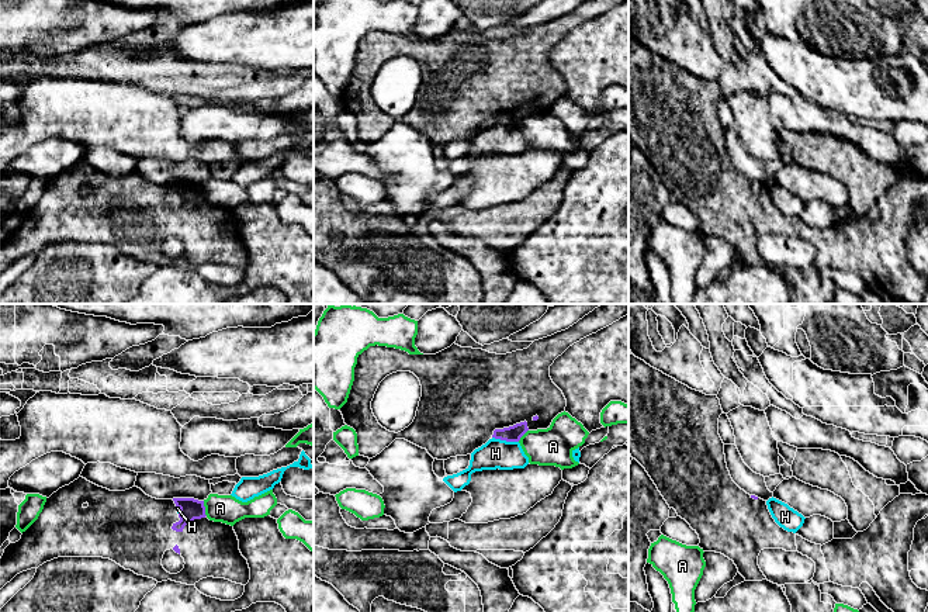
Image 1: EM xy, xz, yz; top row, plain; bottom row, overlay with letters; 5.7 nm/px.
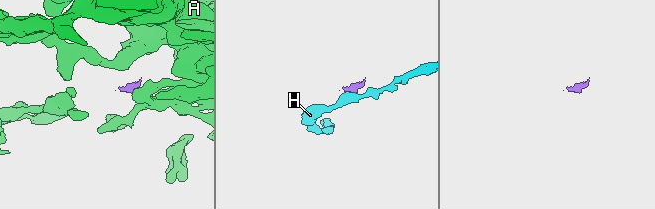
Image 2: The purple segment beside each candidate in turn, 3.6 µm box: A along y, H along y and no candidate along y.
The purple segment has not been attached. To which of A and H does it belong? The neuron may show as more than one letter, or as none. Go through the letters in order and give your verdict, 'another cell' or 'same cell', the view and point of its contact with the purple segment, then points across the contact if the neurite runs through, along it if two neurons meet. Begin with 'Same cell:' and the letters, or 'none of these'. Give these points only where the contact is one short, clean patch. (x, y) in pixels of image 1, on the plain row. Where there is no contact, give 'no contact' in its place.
Same cell: none of these
A: another cell; contact xy (204, 193); border xy (203, 186), (207, 200)
H: another cell; contact xz (505, 124); border xz (492, 121), (501, 125), (518, 127)

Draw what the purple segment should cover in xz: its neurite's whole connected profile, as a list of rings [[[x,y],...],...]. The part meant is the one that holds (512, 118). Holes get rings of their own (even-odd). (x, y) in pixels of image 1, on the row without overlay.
[[[585,0],[568,14],[534,25],[527,34],[506,39],[489,38],[482,34],[461,32],[456,28],[436,39],[409,39],[408,37],[395,32],[378,30],[370,31],[357,42],[354,66],[347,87],[339,96],[343,100],[344,108],[353,113],[357,118],[359,139],[368,144],[380,139],[395,124],[405,124],[422,134],[426,134],[427,138],[437,145],[471,139],[475,134],[481,132],[492,122],[506,127],[519,127],[527,115],[550,113],[553,104],[565,96],[567,84],[550,62],[550,51],[554,45],[574,28],[596,18],[623,1],[626,0]],[[397,56],[413,58],[422,70],[422,82],[416,101],[408,113],[398,118],[382,113],[371,94],[371,86],[380,68],[387,60]]]

